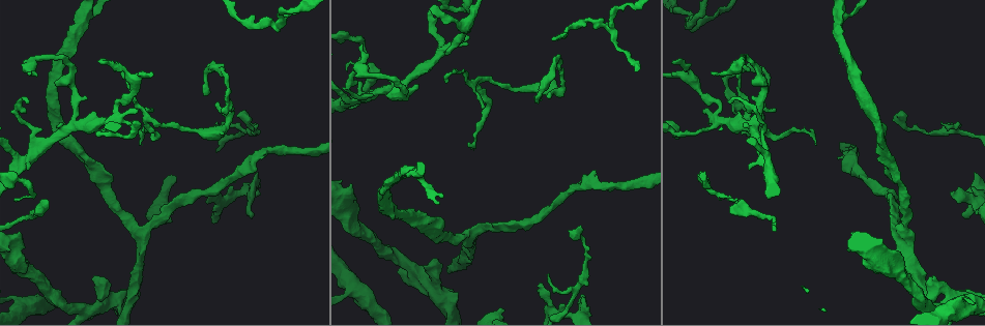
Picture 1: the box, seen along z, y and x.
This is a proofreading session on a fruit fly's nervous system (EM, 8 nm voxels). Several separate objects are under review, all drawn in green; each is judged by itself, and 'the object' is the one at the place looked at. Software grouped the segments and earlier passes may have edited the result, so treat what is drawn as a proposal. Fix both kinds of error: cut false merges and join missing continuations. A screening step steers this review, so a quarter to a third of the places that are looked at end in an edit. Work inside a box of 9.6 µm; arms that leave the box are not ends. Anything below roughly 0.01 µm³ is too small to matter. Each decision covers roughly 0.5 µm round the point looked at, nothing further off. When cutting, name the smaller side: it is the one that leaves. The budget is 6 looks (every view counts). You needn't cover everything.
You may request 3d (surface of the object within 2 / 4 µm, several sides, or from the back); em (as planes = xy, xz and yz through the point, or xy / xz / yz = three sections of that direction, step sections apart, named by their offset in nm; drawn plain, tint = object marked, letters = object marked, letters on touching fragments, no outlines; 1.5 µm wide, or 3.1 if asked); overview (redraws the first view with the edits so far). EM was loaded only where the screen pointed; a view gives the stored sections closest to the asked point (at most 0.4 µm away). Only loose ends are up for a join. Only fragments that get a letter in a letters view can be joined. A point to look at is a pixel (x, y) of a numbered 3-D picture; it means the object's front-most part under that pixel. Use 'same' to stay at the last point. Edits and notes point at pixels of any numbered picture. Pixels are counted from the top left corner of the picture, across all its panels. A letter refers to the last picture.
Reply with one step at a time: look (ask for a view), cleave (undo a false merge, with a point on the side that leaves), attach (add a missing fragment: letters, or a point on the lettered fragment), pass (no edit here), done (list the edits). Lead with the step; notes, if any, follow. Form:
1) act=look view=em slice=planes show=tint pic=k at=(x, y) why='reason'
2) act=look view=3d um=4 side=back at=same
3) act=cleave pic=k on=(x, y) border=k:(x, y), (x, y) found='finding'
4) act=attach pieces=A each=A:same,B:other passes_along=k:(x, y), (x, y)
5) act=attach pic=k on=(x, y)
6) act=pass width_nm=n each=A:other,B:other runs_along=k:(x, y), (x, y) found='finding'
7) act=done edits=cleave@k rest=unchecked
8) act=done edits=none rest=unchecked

act=look view=em slice=planes show=letters pic=1 at=(216, 121) why='branch stops here'

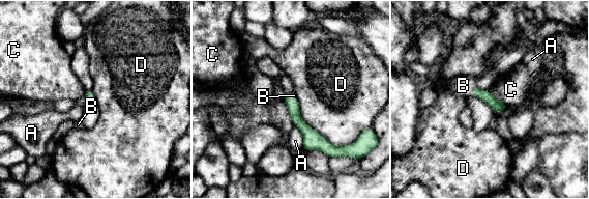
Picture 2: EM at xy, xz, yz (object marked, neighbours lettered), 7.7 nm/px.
act=attach pieces=B each=A:other,B:same,C:other,D:other passes_along=2:(496, 105), (472, 89), (463, 85) found='the neuron continues'

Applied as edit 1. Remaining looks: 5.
act=look view=overview why='redraw'

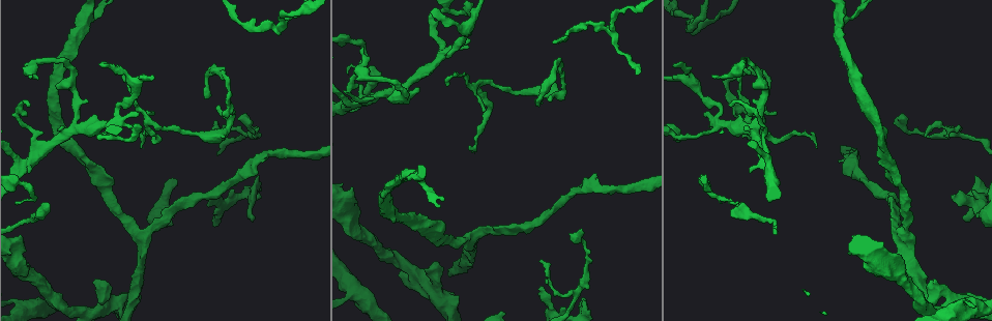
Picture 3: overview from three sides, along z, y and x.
act=look view=em slice=planes show=letters pic=3 at=(140, 147) why='tapers out'

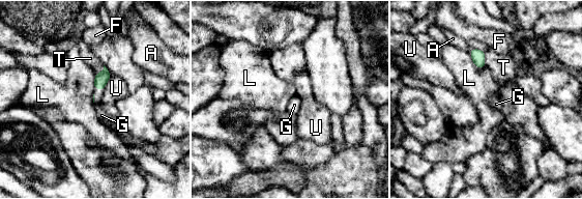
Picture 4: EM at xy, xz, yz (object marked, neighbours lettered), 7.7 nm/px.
act=attach pieces=G each=A:other,F:other,G:same,L:other,T:other,U:other passes_along=4:(102, 78), (98, 88), (102, 115) found='it goes on there'

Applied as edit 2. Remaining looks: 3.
act=look view=overview why='redraw'

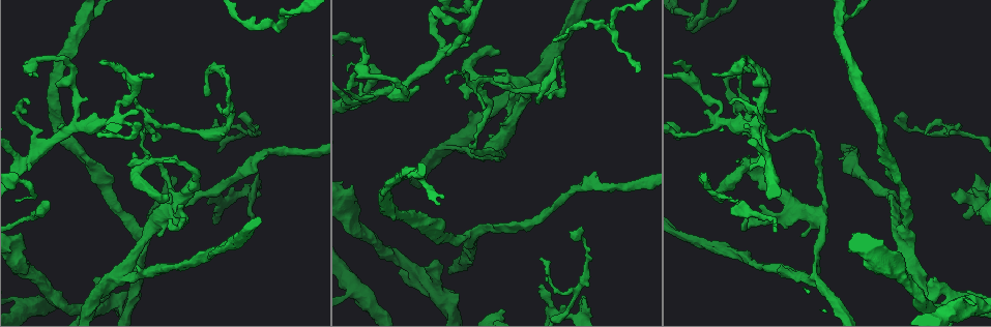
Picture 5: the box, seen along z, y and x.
act=look view=3d um=2 pic=5 at=(17, 200) why='end of a long branch'

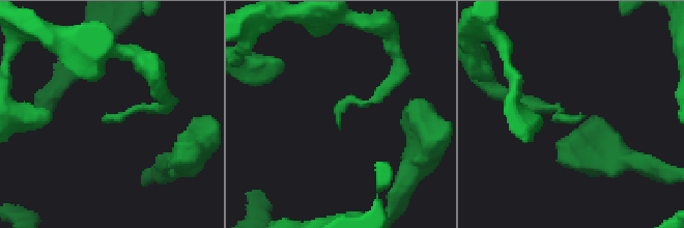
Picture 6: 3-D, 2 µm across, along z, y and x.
act=look view=em slice=planes show=letters pic=6 at=(583, 116) why='now the EM'

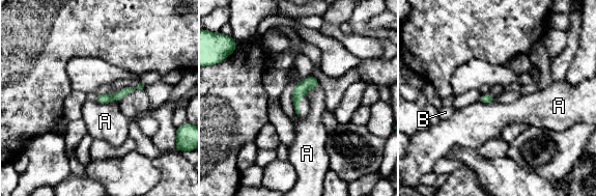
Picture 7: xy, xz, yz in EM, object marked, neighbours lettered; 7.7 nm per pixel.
act=pass each=A:other,B:other border=7:(119, 99), (106, 103), (94, 101) found='none of them fits'

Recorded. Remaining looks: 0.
act=done edits=attach@2,attach@4 rest=unchecked

